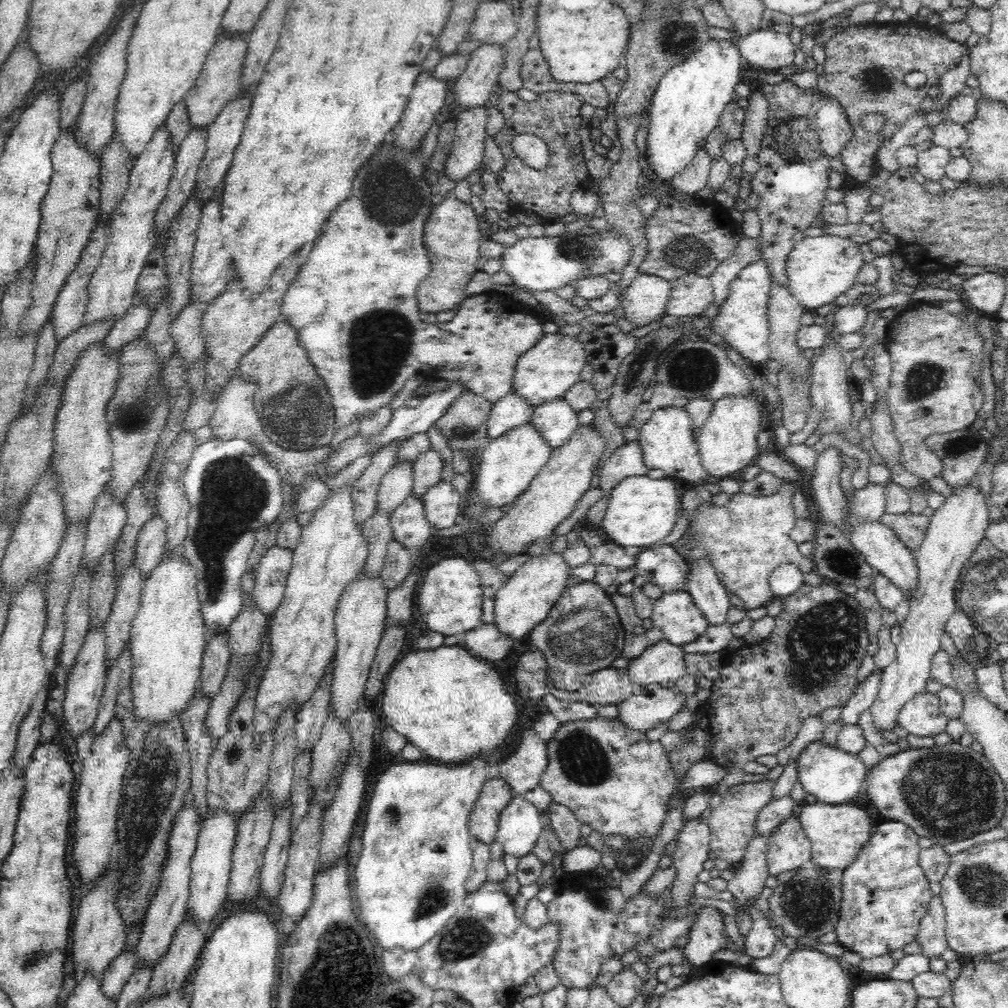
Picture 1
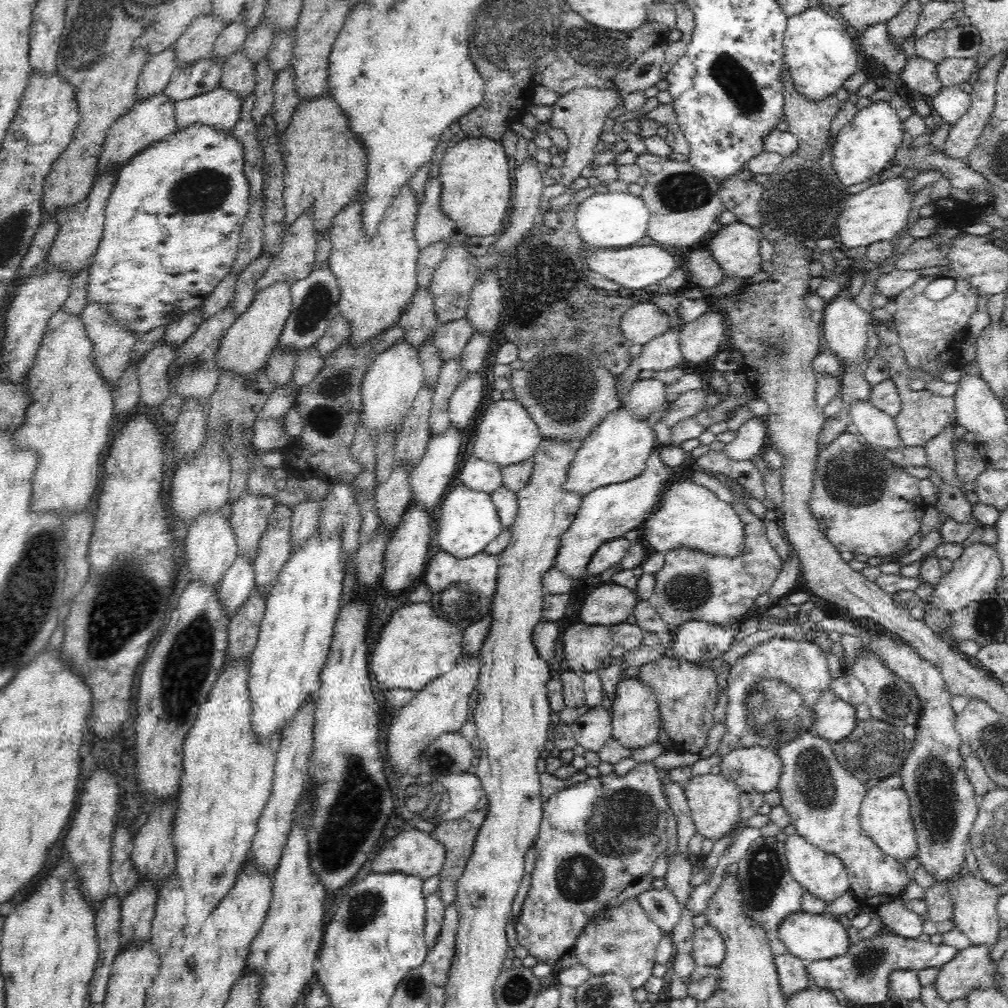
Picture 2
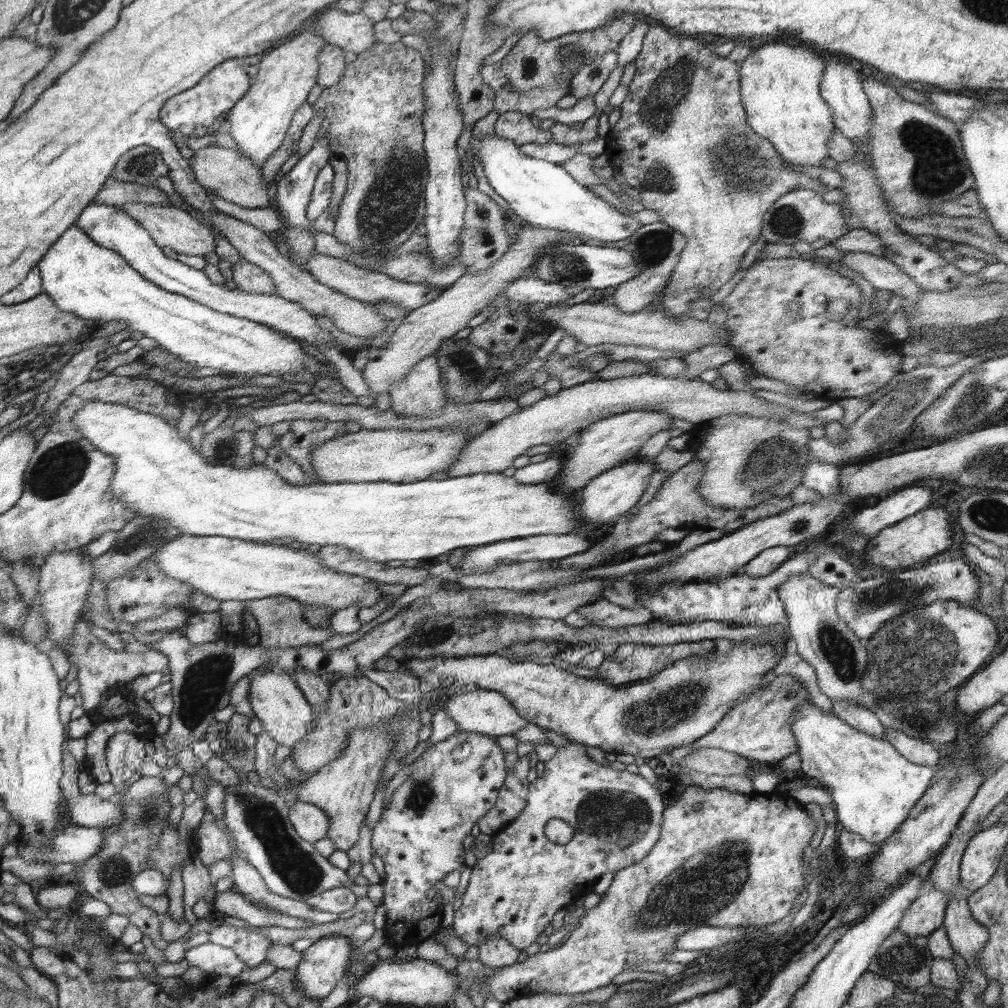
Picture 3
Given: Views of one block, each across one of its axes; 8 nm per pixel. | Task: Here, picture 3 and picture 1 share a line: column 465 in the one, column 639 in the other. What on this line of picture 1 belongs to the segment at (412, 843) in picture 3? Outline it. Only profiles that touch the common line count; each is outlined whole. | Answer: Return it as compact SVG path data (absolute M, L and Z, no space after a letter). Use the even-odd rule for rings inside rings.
M596 716L591 720L582 720L577 722L568 722L562 724L556 732L555 738L547 742L547 754L548 754L548 767L542 776L540 776L540 786L544 790L548 791L553 800L567 806L576 815L576 819L581 824L590 826L591 829L600 833L600 835L618 835L623 836L626 839L626 846L632 846L634 840L640 840L640 838L648 838L648 843L642 848L650 848L652 841L660 834L662 827L666 821L668 800L675 794L678 787L678 779L676 779L676 773L671 766L671 760L669 759L669 753L664 750L660 742L649 742L644 733L636 730L628 729L618 719L606 719Z

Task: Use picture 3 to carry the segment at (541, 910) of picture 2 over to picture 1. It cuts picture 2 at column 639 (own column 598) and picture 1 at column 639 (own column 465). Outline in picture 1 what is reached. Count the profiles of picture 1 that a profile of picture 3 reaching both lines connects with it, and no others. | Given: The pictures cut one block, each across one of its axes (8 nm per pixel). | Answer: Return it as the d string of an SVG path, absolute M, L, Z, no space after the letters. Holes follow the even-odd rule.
M544 828L532 848L532 853L544 864L554 864L557 872L554 883L558 886L558 894L556 894L558 898L546 904L546 911L548 911L548 921L559 922L560 946L550 964L556 967L560 982L566 987L586 988L599 975L602 964L608 960L608 957L620 956L634 948L638 942L648 940L651 928L665 909L665 894L661 892L656 897L650 897L644 893L644 884L636 896L626 900L625 907L620 913L614 913L607 909L606 905L601 908L601 904L605 902L600 895L602 892L591 887L591 883L595 880L592 872L573 876L561 871L559 860L566 852L563 852L560 839L553 829ZM587 879L590 883L586 883Z

